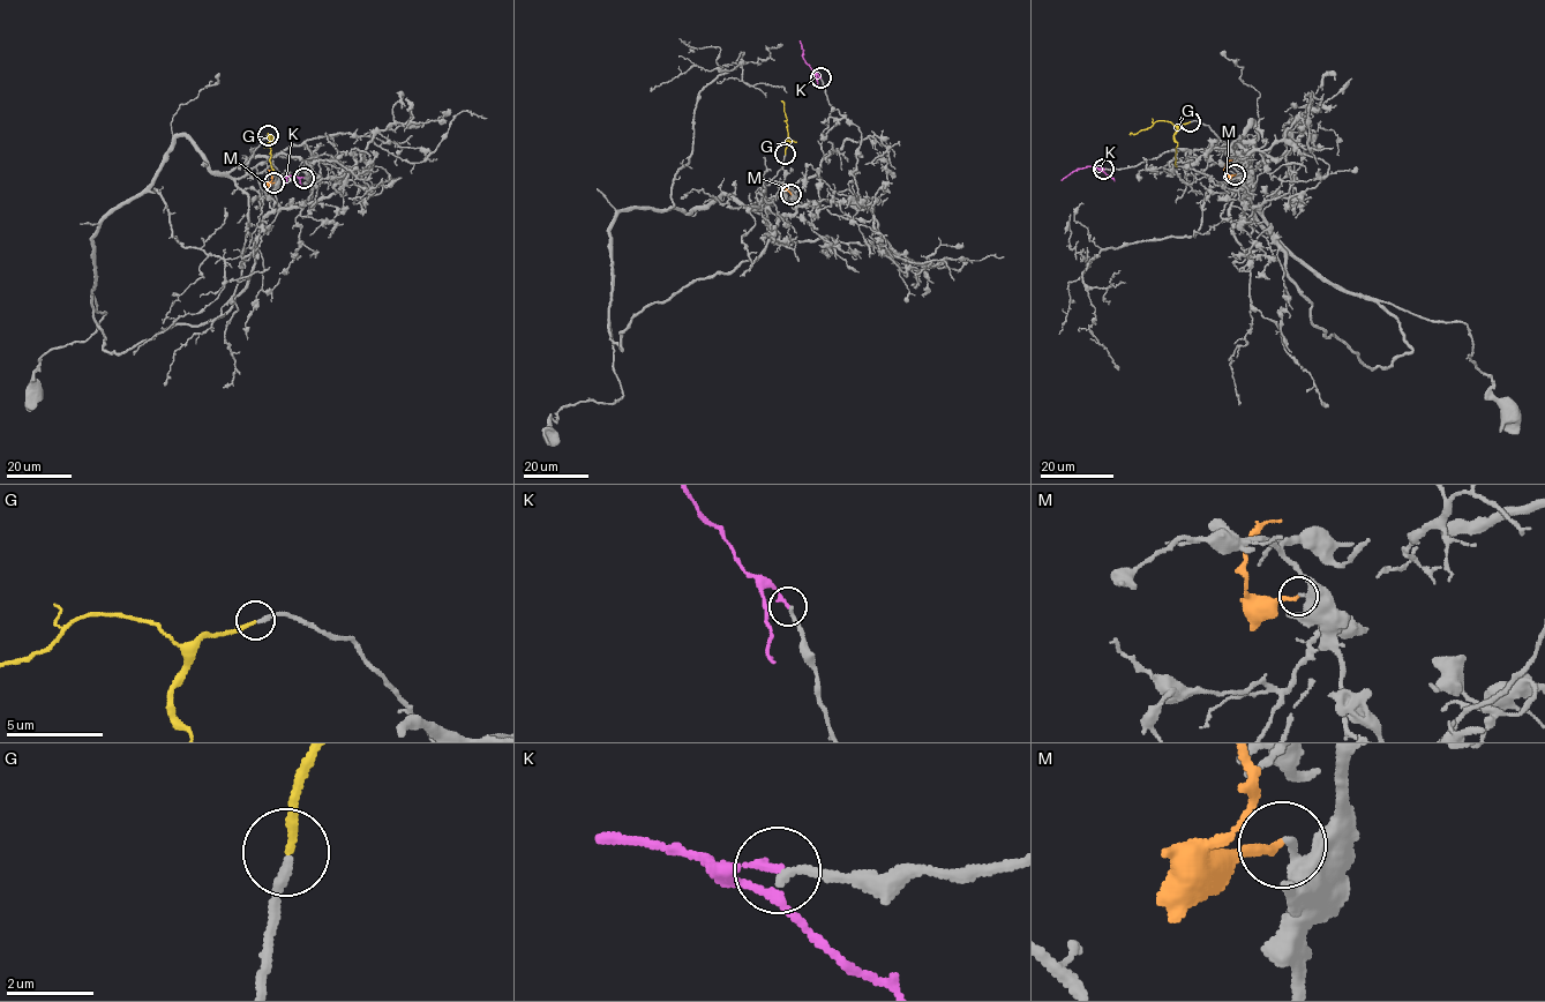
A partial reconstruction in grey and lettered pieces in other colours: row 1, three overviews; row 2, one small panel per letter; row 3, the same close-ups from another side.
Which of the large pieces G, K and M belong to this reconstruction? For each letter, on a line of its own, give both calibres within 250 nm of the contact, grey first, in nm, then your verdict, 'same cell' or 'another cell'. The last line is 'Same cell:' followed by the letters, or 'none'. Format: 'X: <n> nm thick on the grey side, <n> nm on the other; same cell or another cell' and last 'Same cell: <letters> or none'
G: 240 nm thick on the grey side, 190 nm on the other; same cell
K: 200 nm thick on the grey side, 180 nm on the other; same cell
M: 170 nm thick on the grey side, 180 nm on the other; another cell
Same cell: G, K

